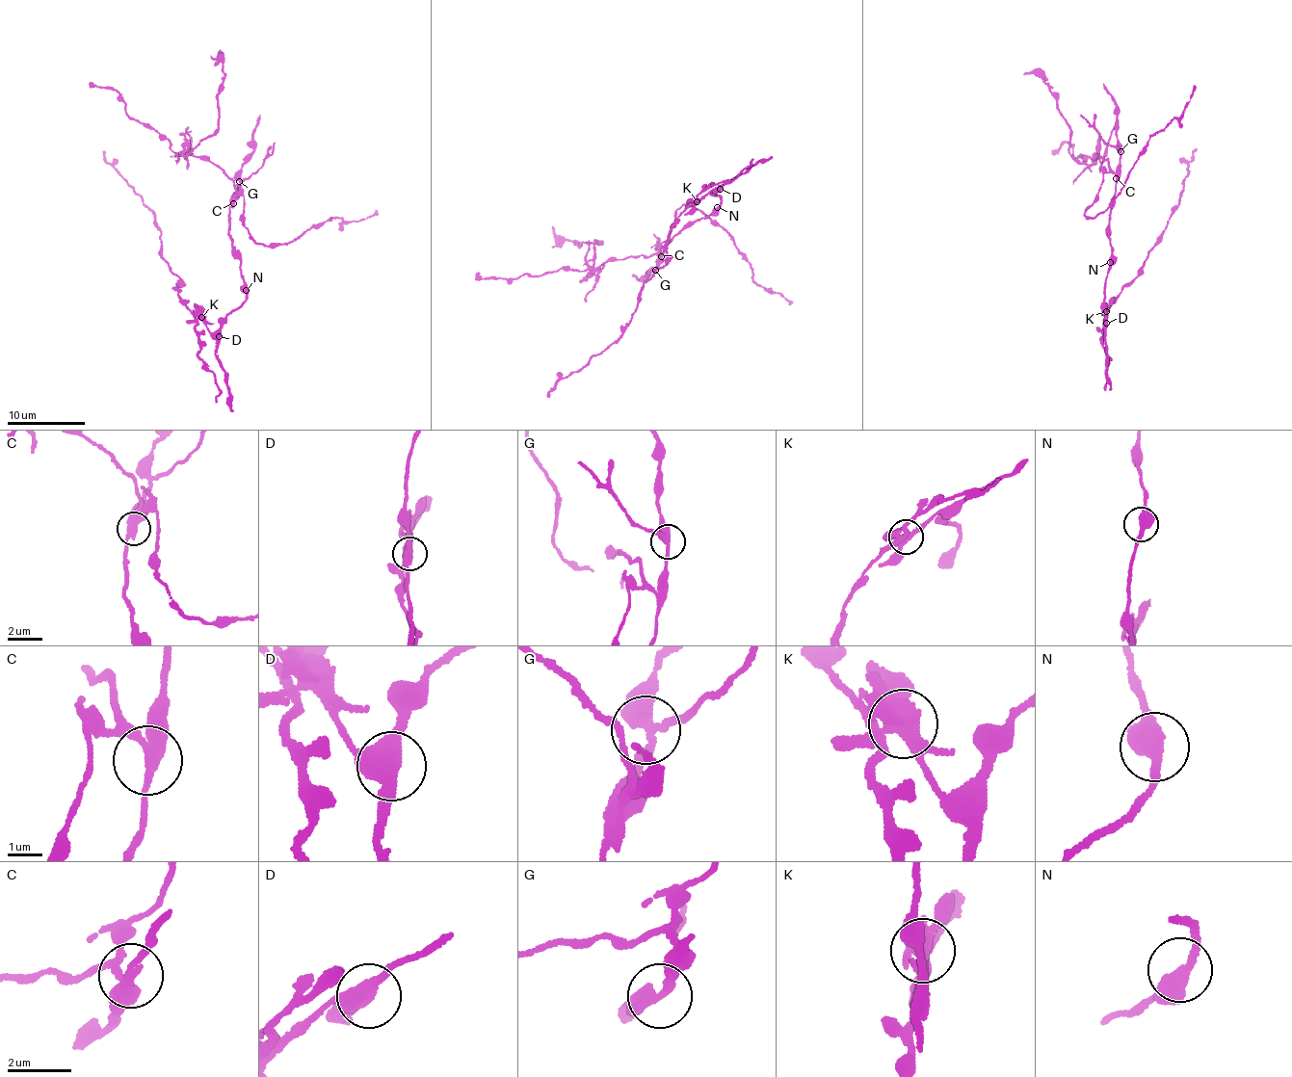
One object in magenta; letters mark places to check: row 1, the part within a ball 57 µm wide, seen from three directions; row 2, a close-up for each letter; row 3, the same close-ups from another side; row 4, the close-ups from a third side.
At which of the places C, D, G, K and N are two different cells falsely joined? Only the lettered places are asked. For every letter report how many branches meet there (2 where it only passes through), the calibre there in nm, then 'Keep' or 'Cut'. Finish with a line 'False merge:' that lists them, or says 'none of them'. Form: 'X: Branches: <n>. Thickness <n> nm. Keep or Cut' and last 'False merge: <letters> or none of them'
C: Branches: 3. Thickness 320 nm. Cut
D: Branches: 3. Thickness 420 nm. Keep
G: Branches: 3. Thickness 340 nm. Keep
K: Branches: 3. Thickness 400 nm. Cut
N: Branches: 3. Thickness 400 nm. Keep
False merge: C, K

